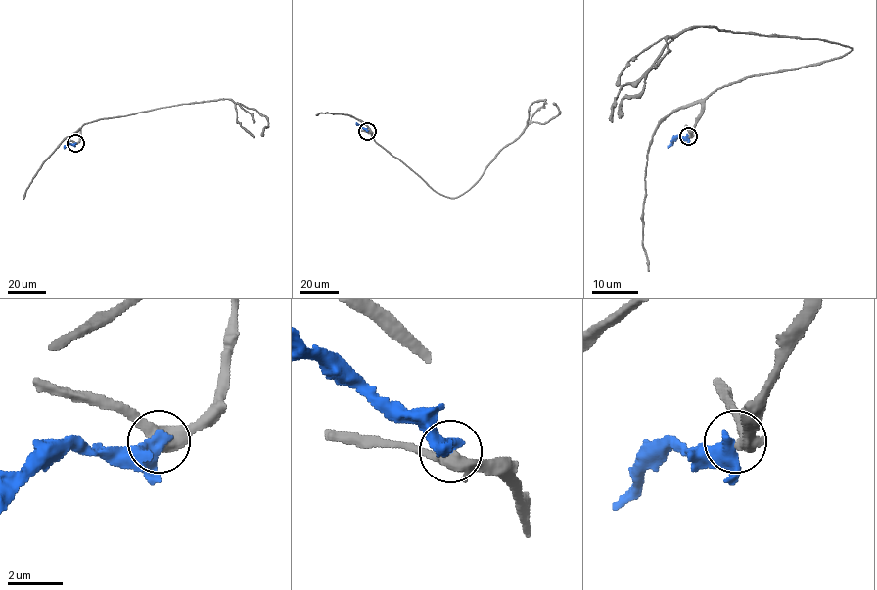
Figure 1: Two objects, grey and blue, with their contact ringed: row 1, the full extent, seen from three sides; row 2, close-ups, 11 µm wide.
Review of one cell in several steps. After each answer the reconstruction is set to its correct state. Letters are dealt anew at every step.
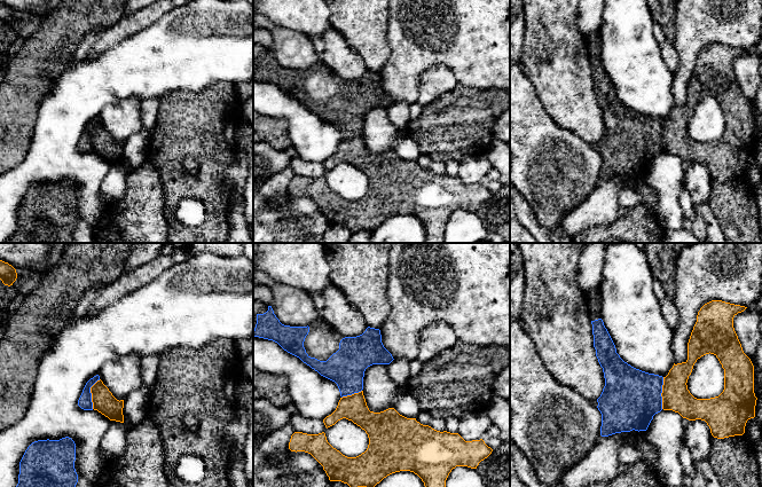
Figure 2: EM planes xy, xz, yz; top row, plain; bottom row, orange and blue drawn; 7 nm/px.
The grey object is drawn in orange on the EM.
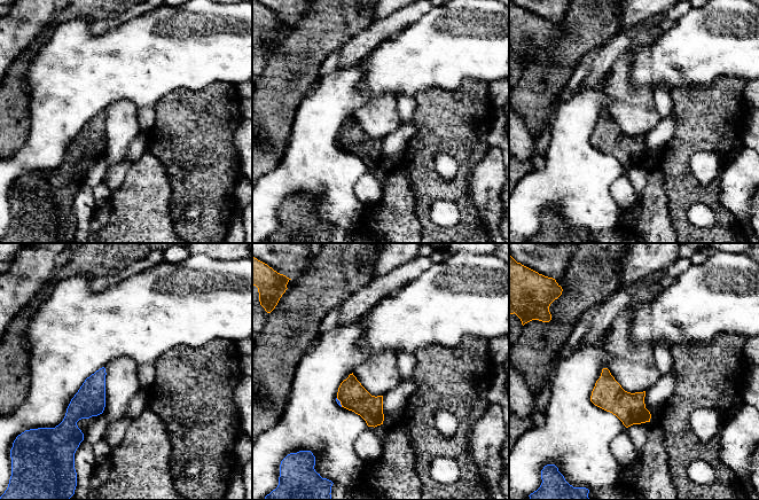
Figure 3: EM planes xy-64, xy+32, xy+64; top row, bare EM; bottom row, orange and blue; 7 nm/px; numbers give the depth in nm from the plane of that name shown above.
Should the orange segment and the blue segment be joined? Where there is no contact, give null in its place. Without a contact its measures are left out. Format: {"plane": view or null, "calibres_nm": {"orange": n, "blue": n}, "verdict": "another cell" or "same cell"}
{"plane": "yz", "calibres_nm": {"orange": 200, "blue": 400}, "verdict": "another cell"}

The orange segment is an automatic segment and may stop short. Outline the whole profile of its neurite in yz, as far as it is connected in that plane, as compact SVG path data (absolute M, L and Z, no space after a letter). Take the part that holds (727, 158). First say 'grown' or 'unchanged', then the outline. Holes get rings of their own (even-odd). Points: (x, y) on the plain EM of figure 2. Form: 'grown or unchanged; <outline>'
unchanged; M722 44L705 47L698 55L697 65L688 86L688 103L674 107L668 118L663 120L662 152L678 156L689 164L705 164L712 179L717 182L743 179L747 164L755 160L757 141L754 136L754 109L744 96L733 71L733 61L746 52ZM709 96L718 102L724 112L724 133L718 140L697 142L688 133L686 126L697 103Z

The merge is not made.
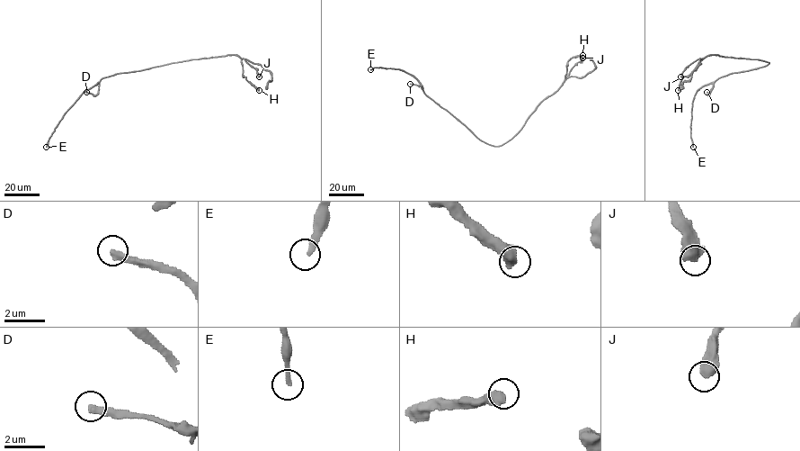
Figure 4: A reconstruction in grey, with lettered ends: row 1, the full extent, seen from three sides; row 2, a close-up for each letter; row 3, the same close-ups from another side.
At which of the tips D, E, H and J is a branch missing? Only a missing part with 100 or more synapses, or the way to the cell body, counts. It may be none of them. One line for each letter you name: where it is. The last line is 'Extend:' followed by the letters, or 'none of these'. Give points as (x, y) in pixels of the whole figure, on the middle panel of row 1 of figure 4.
D: place (410, 84)
Extend: D

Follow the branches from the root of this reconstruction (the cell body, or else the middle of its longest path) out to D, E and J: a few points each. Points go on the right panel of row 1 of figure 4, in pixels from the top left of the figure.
D: (764, 67), (720, 77), (708, 94), (706, 92)
E: (764, 67), (728, 74), (705, 85), (697, 92), (691, 111), (693, 147)
J: (764, 67), (769, 63), (709, 54), (688, 66), (680, 76)

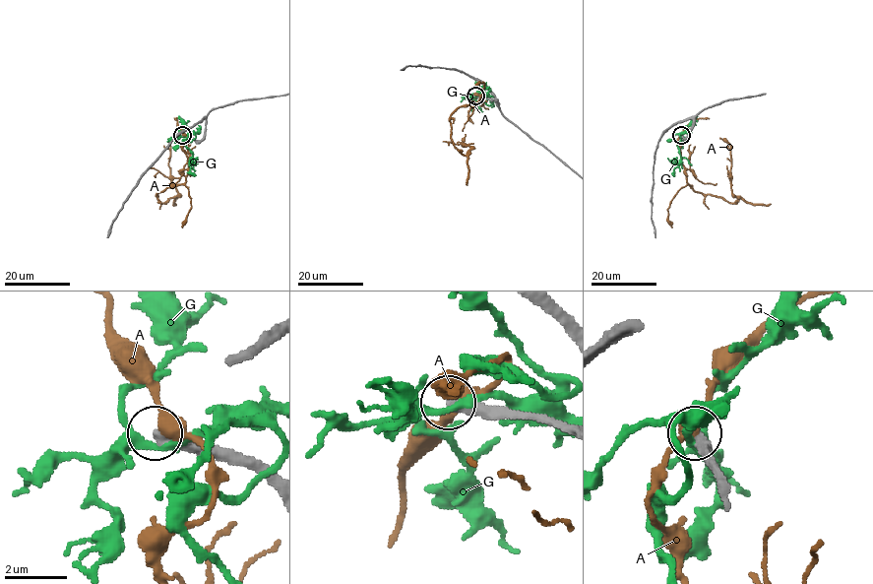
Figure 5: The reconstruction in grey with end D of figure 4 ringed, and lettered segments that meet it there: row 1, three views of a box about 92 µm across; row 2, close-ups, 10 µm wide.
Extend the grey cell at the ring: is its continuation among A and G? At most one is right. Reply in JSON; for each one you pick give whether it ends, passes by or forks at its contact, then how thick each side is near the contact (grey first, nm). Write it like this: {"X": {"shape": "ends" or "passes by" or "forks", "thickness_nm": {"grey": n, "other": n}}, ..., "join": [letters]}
{"join": []}

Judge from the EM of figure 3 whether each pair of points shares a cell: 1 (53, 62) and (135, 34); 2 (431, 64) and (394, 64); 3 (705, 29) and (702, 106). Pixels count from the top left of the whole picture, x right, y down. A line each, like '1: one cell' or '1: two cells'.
1: one cell
2: one cell
3: two cells

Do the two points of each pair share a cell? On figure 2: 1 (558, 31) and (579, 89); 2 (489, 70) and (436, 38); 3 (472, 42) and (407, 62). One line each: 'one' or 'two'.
1: one
2: one
3: one

